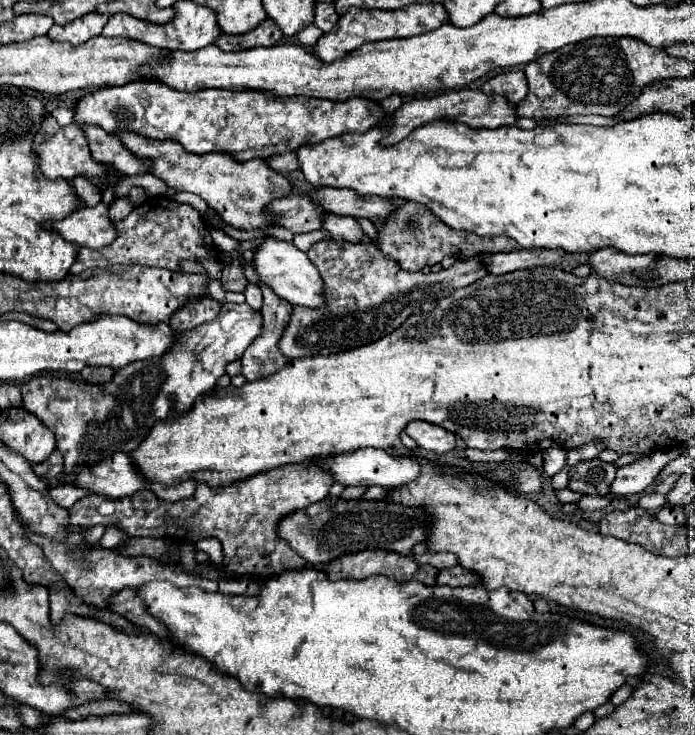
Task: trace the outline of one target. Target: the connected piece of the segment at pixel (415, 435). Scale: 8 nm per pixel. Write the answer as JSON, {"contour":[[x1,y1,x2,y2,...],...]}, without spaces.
{"contour":[[413,420,407,424,405,432,417,442,419,448,423,450,431,450,437,454,449,452,455,448,455,436,447,430,443,430,441,426,423,422,423,420]]}

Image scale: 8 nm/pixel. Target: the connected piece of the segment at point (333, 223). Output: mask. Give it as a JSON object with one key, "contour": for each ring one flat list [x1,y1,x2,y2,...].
{"contour":[[325,214,323,216,323,230,331,234,333,240,347,240,347,242,361,242,363,230,351,216,339,214]]}

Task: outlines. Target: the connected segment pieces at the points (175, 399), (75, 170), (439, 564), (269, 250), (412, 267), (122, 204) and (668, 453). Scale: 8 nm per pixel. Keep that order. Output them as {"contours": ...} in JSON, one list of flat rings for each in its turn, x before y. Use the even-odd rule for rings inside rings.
{"contours":[[[225,304,225,306,221,308,217,320,213,320,213,322,209,322,209,324,201,324,201,328,195,328,195,330,189,330,189,332,177,332,177,344,173,344,173,348,169,348,169,352,165,352,165,356,159,356,157,360,135,360,133,364,127,364,125,368,115,370,113,380,105,382,105,386,101,386,101,384,85,384,85,382,77,384,77,382,73,382,73,380,69,380,69,378,45,378,45,376,27,380,27,382,21,386,21,392,23,392,23,406,25,406,25,410,33,412,47,428,51,428,51,432,55,434,57,450,63,454,63,476,59,478,59,482,61,482,61,484,73,484,73,482,77,480,77,476,75,476,77,466,93,466,93,464,99,464,101,460,105,460,105,458,109,458,109,456,113,456,113,454,117,454,117,452,125,452,125,454,127,454,127,452,131,452,133,448,137,448,137,444,141,444,141,440,145,440,145,436,149,434,149,428,153,428,153,424,155,424,157,420,165,420,165,416,171,416,173,412,187,412,187,410,193,406,193,402,195,402,197,396,207,394,207,392,211,392,211,390,215,388,219,376,225,374,225,366,227,366,231,360,241,358,243,352,247,350,247,346,249,346,259,334,261,334,261,316,259,316,259,312,251,310,249,304]],[[45,114,45,120,41,122,41,128,37,130,37,136,33,138,33,152,37,154,37,164,39,170,43,172,45,178,49,180,57,180,57,178,65,178,65,180,73,180,77,174,87,176,89,180,93,180,95,184,101,182,101,176,111,170,103,164,97,164,91,154,89,154,89,144,83,136,83,130,77,124,69,124,69,126,59,126,57,120,51,114]],[[425,552,425,554,413,554,411,558,417,564,429,564,429,566,435,566,437,570,451,568,451,566,457,564,457,556,455,554,431,554,431,552]],[[265,238,265,242,255,250,255,258,251,264,259,280,265,282,279,298,287,300,291,306,321,308,321,304,325,304,321,274,311,264,307,254,295,248,291,242,281,242,277,238]],[[403,200,399,206,397,202,393,202,393,212,389,214,389,218,379,224,375,222,377,228,377,240,373,242,389,260,397,262,399,268,407,270,407,272,417,272,423,266,433,266,437,262,441,262,445,256,453,256,453,258,473,258,479,256,481,252,511,252,517,248,515,240,509,240,505,236,487,236,481,238,473,232,457,232,453,228,449,228,443,220,439,220,433,212,429,212,429,208,423,208,423,204,411,202,411,200]],[[119,198,119,200,115,200,115,202,109,206,109,220,119,222,119,220,123,220,131,210,133,210,133,204,131,204,127,198]],[[677,448,659,450,659,452,647,454,645,458,635,460,633,464,617,468,617,478,613,482,611,494,625,496,625,494,637,494,637,492,647,490,653,484,653,480,657,478,657,474,665,468,665,464,669,464,677,456,679,456]]]}

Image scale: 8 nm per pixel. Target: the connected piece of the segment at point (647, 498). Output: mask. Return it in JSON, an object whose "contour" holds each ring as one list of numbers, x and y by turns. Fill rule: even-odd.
{"contour":[[657,492,643,494,641,500,639,500,639,506,641,506,645,512,655,514,655,512,659,512,663,506,667,506,667,496,665,496,665,494,657,494]]}

